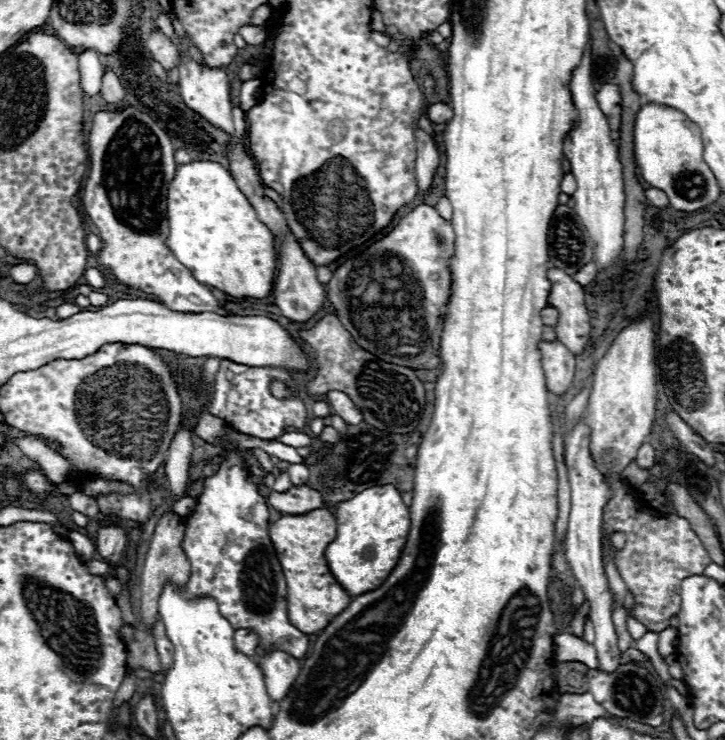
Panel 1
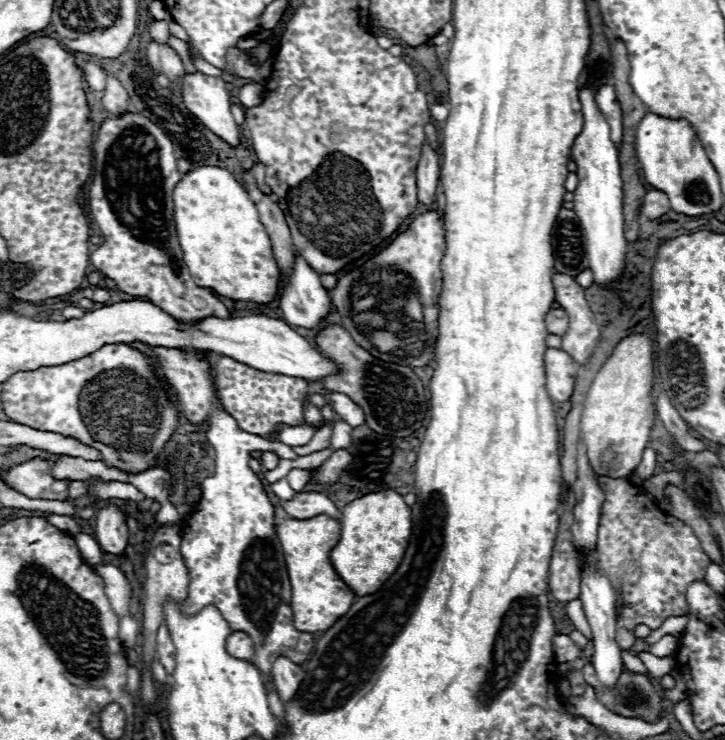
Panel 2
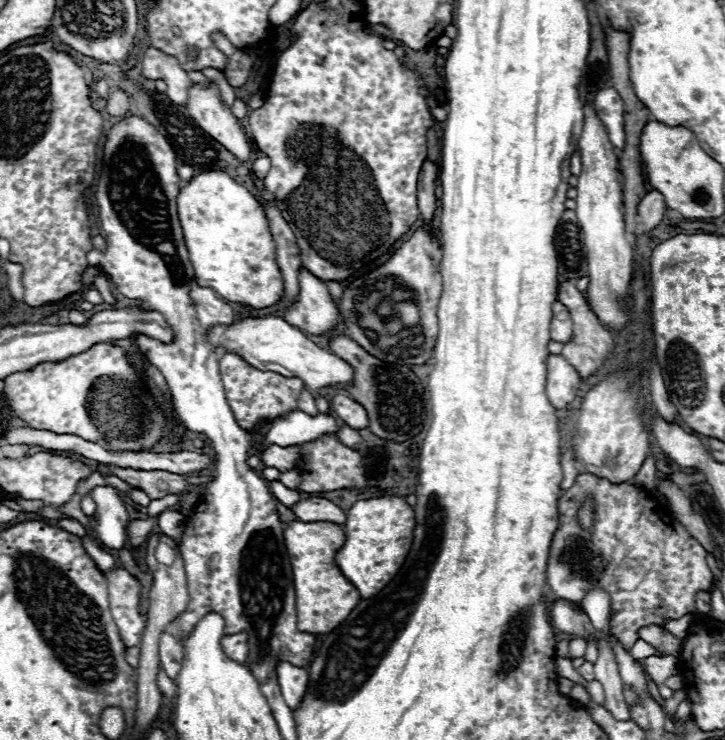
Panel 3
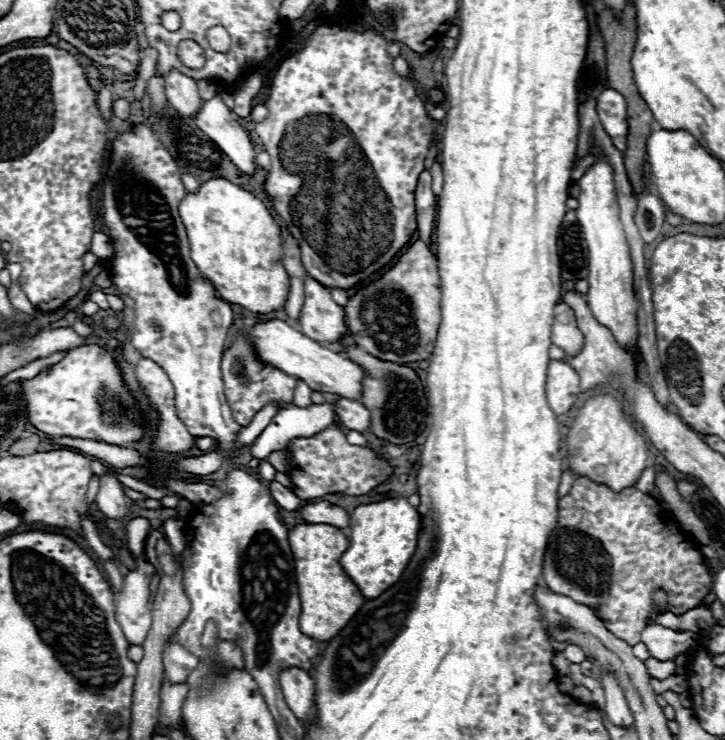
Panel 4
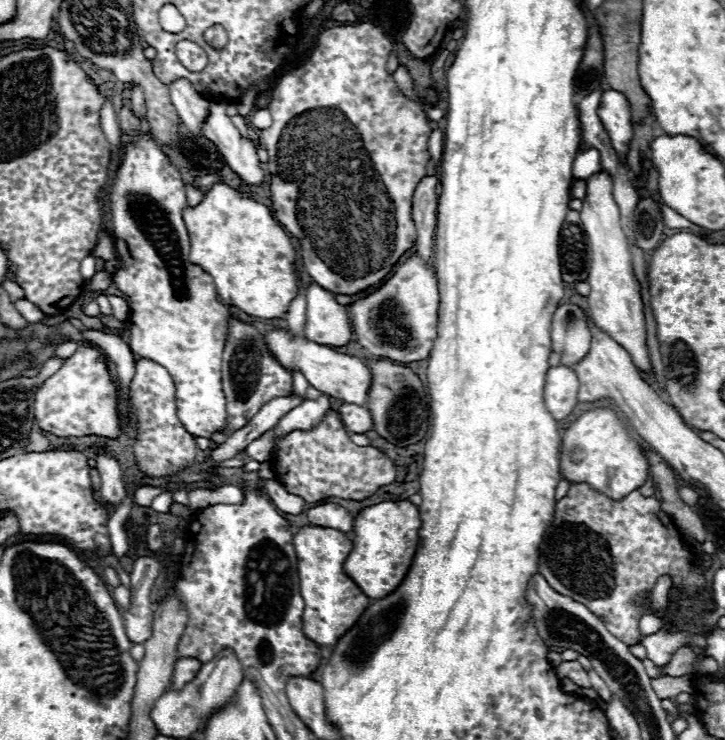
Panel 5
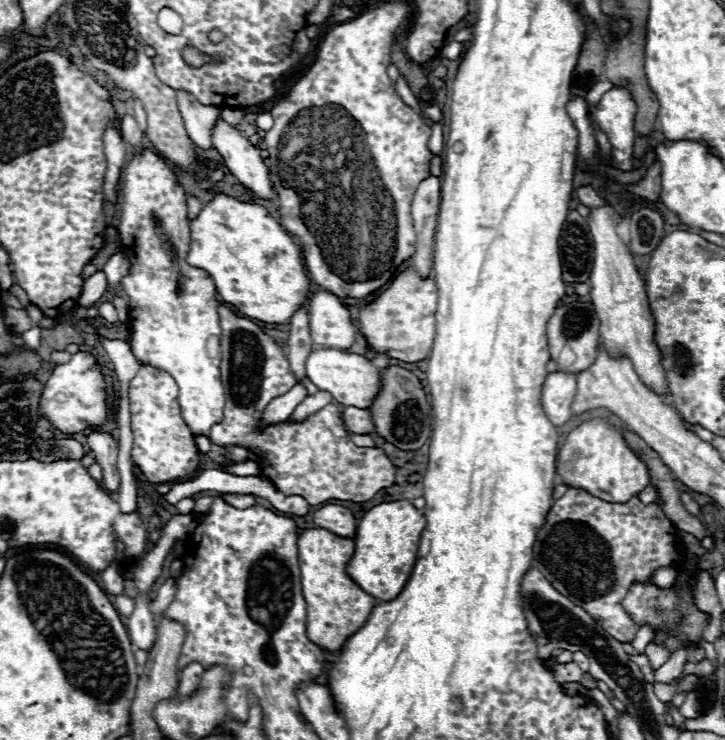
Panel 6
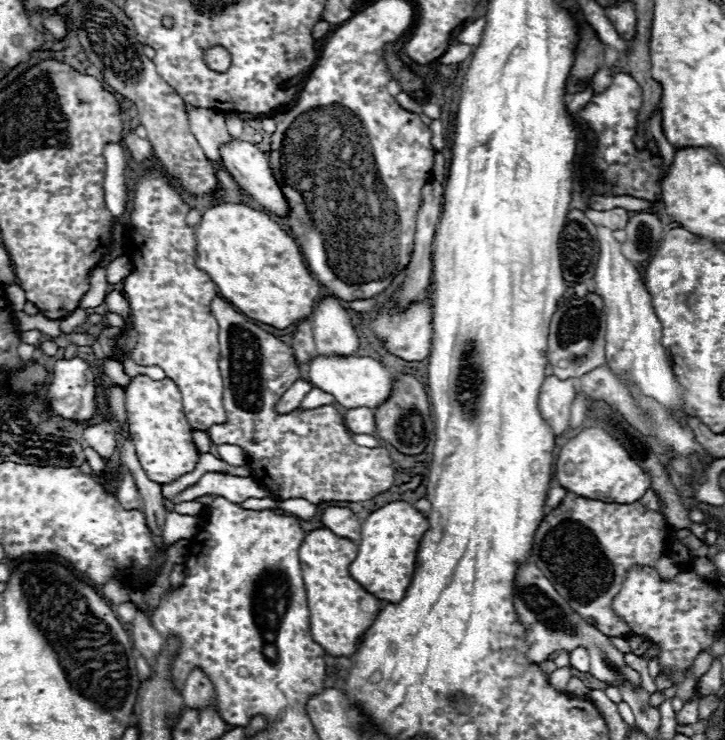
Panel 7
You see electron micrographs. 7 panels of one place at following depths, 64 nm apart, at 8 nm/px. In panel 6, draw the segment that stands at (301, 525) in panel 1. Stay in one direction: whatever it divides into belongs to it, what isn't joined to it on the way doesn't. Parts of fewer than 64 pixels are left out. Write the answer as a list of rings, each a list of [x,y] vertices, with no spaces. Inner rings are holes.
[[[308,528],[298,536],[298,562],[302,596],[306,600],[306,634],[308,638],[326,648],[340,650],[344,640],[354,634],[368,618],[376,598],[366,594],[348,574],[346,564],[354,554],[354,540],[342,538],[324,528]]]

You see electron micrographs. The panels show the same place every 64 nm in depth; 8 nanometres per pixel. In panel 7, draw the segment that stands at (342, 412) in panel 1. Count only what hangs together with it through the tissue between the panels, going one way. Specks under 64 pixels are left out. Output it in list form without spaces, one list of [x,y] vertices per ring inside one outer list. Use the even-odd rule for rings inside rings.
[[[350,408],[344,414],[344,424],[352,434],[374,434],[374,410],[372,408]]]

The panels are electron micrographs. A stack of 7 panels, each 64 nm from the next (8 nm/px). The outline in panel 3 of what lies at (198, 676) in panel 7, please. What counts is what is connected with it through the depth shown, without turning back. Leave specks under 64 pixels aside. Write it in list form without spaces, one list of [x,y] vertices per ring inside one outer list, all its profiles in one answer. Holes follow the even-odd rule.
[[[162,632],[160,644],[158,644],[158,654],[160,654],[160,666],[174,680],[180,672],[182,646],[176,642],[176,638],[170,632]]]

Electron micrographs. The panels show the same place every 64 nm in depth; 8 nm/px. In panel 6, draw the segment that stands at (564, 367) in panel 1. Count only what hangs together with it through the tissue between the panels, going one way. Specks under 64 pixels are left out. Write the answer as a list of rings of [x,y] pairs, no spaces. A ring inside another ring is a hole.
[[[550,372],[542,388],[542,406],[554,426],[562,426],[572,416],[576,396],[576,376],[568,372]]]

